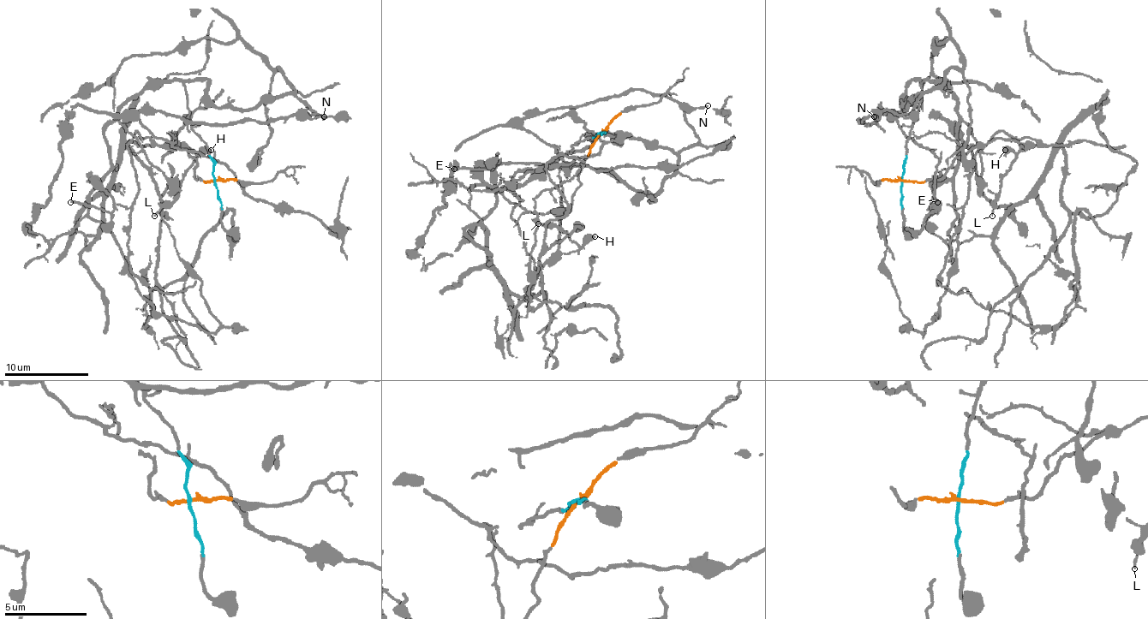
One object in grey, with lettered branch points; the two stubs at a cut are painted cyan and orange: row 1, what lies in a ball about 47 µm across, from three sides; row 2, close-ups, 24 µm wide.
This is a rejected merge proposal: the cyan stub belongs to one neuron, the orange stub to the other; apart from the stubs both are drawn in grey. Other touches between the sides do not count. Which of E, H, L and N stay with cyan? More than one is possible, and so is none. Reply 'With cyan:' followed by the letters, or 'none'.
With cyan: E, N

